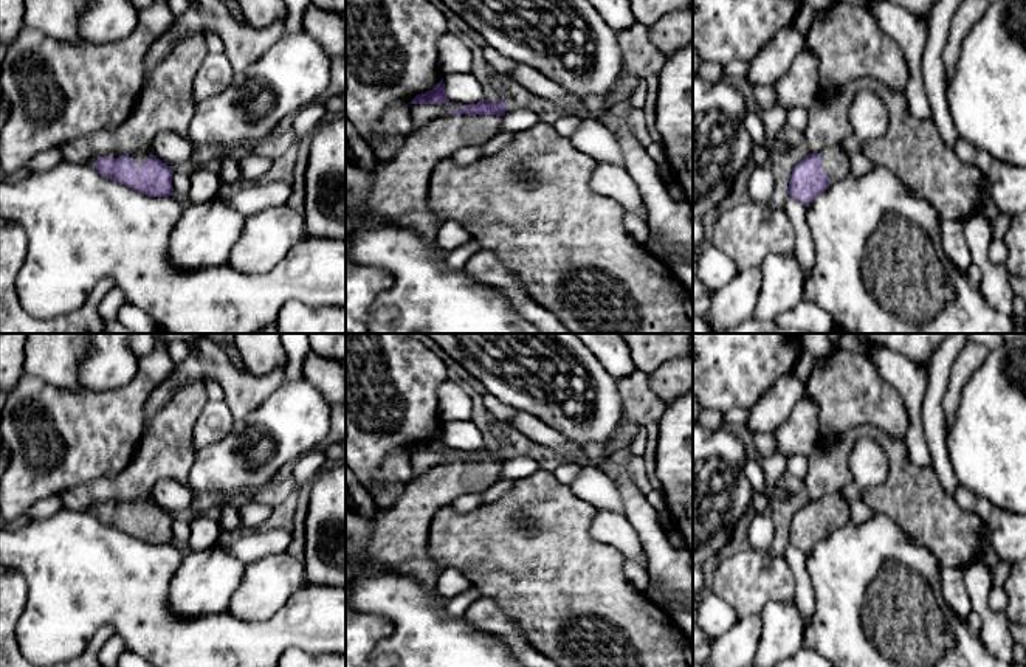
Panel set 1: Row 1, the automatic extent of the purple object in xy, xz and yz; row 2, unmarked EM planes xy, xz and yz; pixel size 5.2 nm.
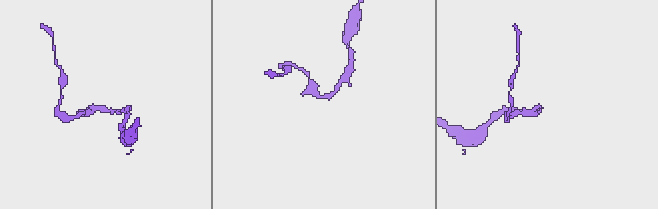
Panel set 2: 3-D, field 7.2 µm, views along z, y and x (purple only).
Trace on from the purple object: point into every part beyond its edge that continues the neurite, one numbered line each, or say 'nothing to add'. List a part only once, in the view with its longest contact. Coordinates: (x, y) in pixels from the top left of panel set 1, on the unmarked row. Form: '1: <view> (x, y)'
1: xz (400, 540)

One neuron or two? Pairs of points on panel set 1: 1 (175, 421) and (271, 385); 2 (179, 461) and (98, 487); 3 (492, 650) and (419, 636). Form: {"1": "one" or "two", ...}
{"1": "two", "2": "one", "3": "one"}

